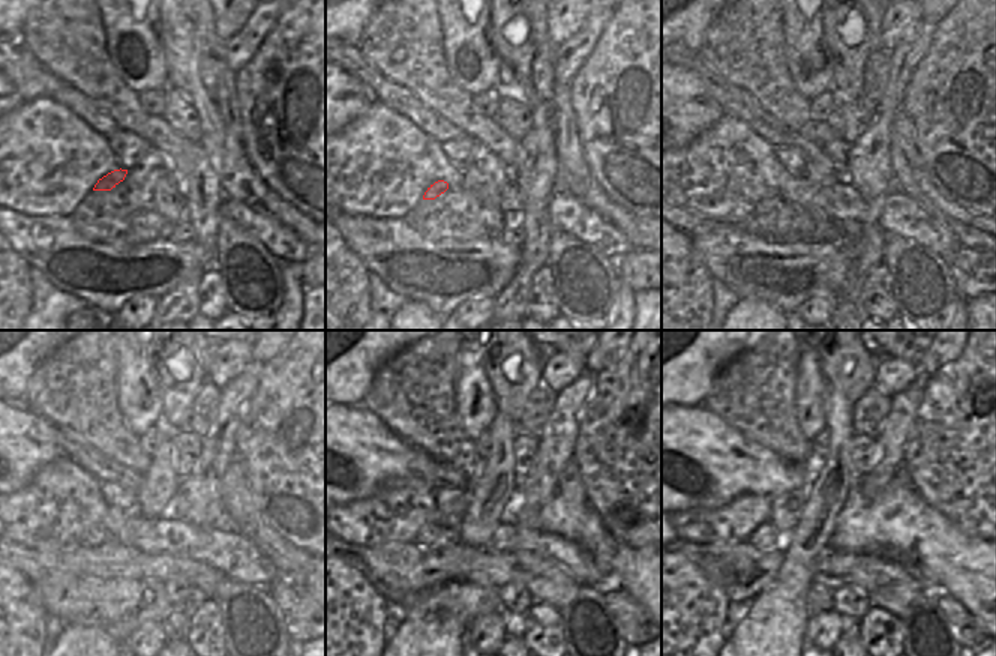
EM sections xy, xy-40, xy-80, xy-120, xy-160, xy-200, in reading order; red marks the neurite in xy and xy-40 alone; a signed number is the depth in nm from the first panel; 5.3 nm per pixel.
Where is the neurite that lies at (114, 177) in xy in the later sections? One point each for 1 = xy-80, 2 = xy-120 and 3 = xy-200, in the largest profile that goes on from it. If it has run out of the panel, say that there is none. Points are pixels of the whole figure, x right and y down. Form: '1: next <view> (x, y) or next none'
1: next xy-80 (771, 197)
2: next xy-120 (96, 535)
3: next xy-200 (764, 538)

